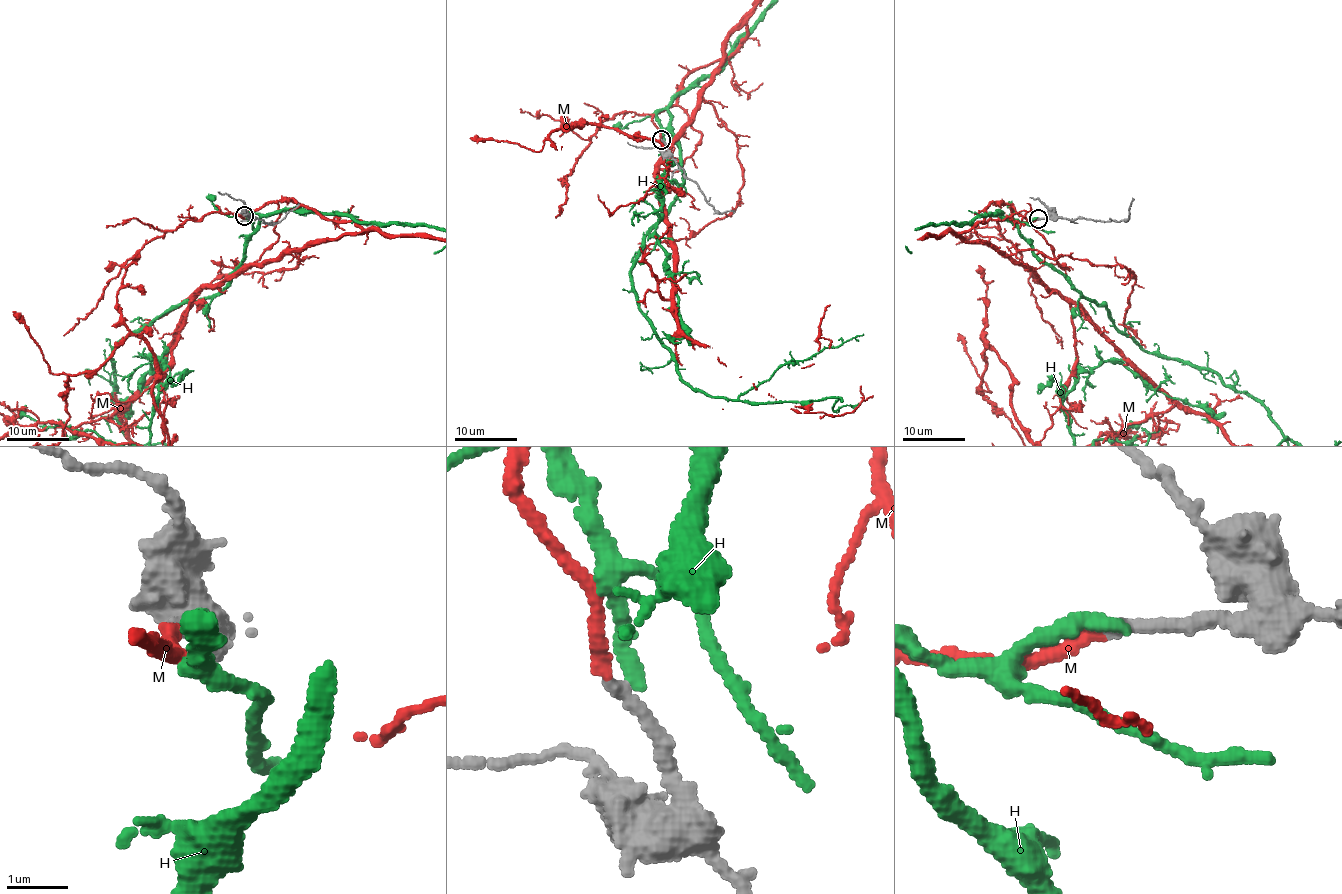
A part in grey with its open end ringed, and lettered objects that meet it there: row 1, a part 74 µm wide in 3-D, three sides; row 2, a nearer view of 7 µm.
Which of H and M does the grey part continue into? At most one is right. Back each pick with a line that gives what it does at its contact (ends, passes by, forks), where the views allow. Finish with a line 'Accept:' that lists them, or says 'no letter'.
M: it ends there
Accept: M

